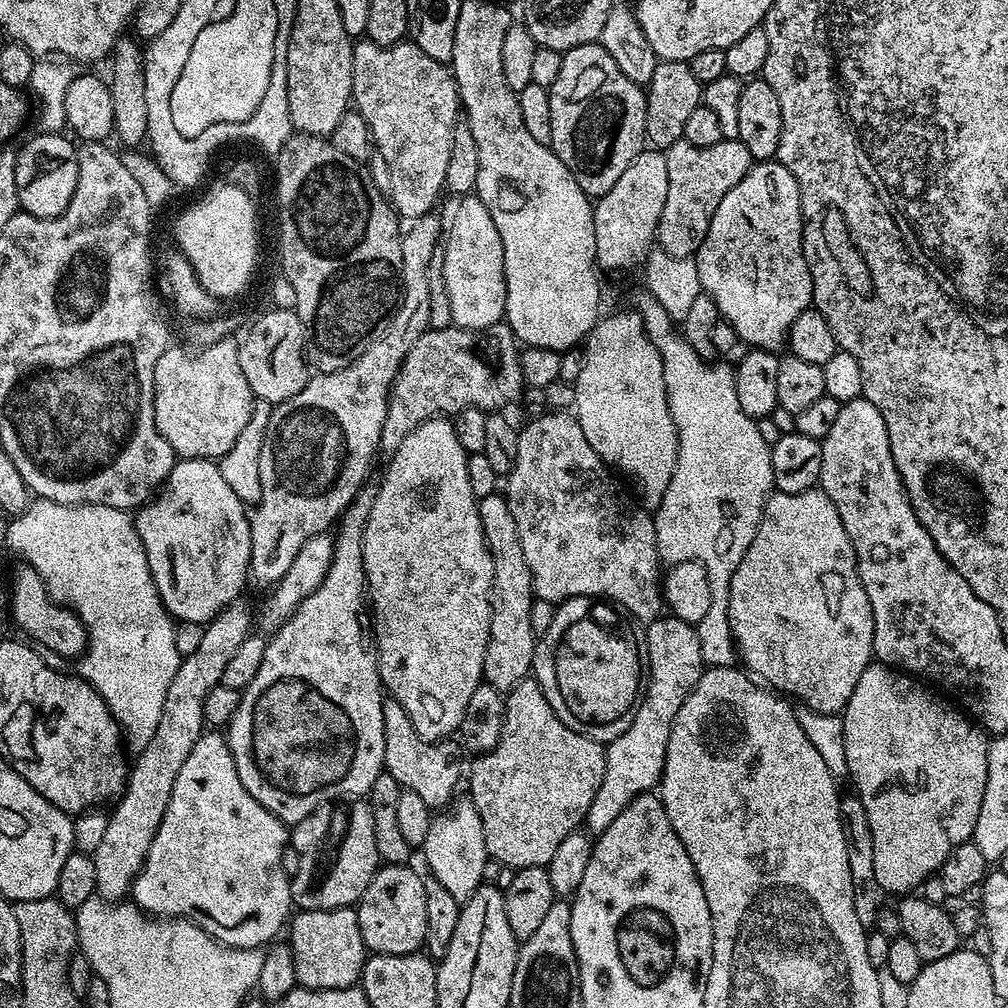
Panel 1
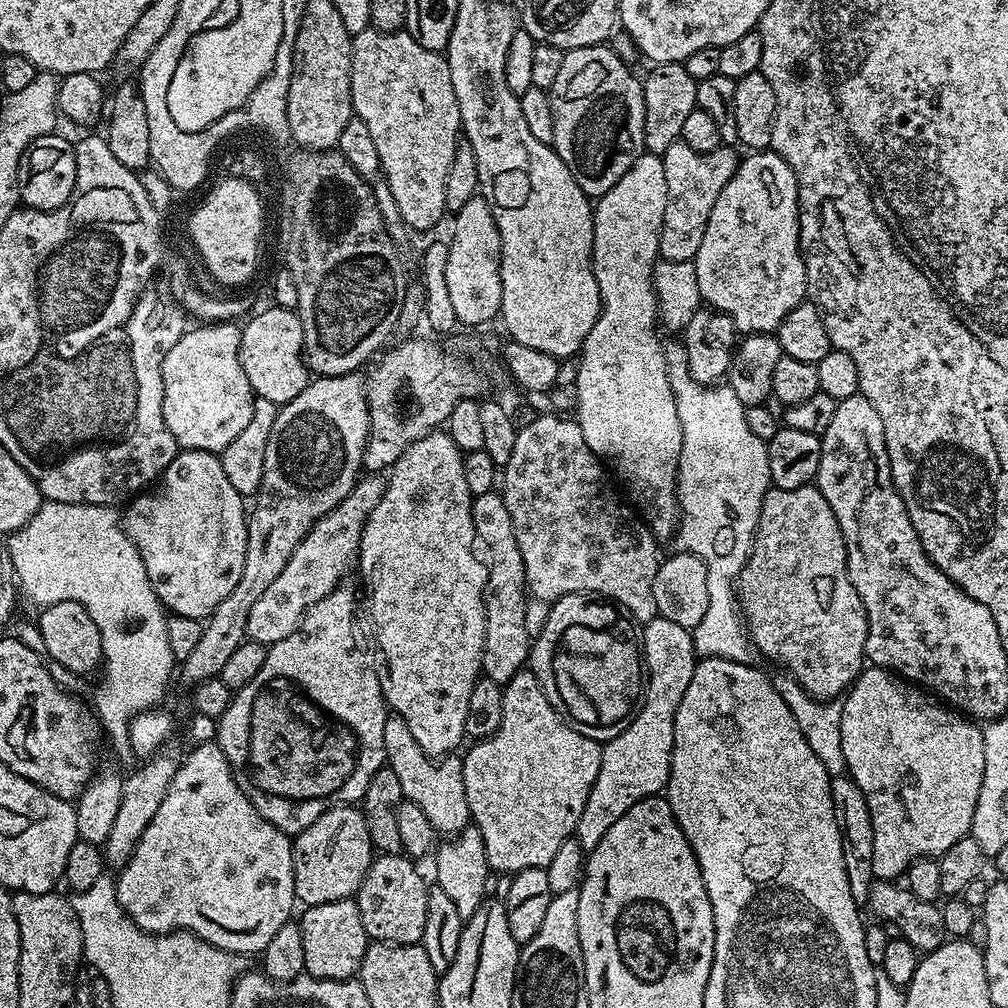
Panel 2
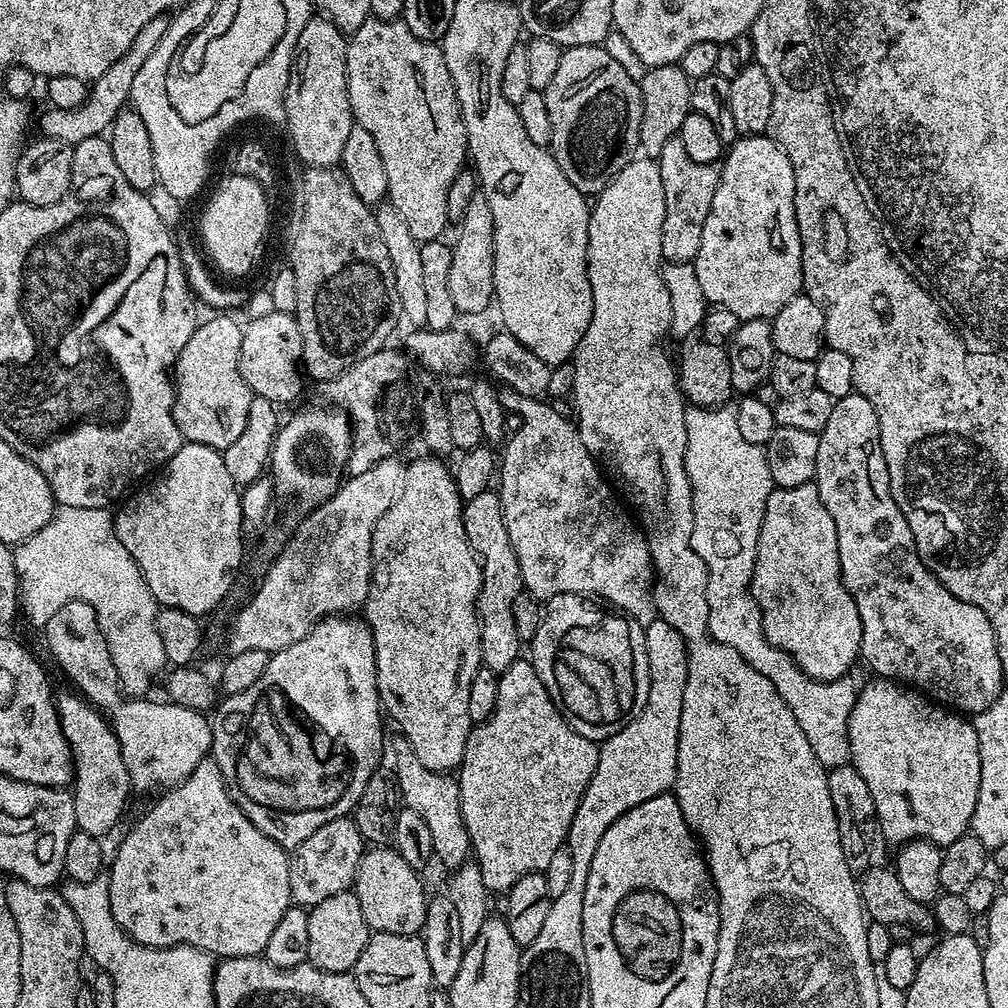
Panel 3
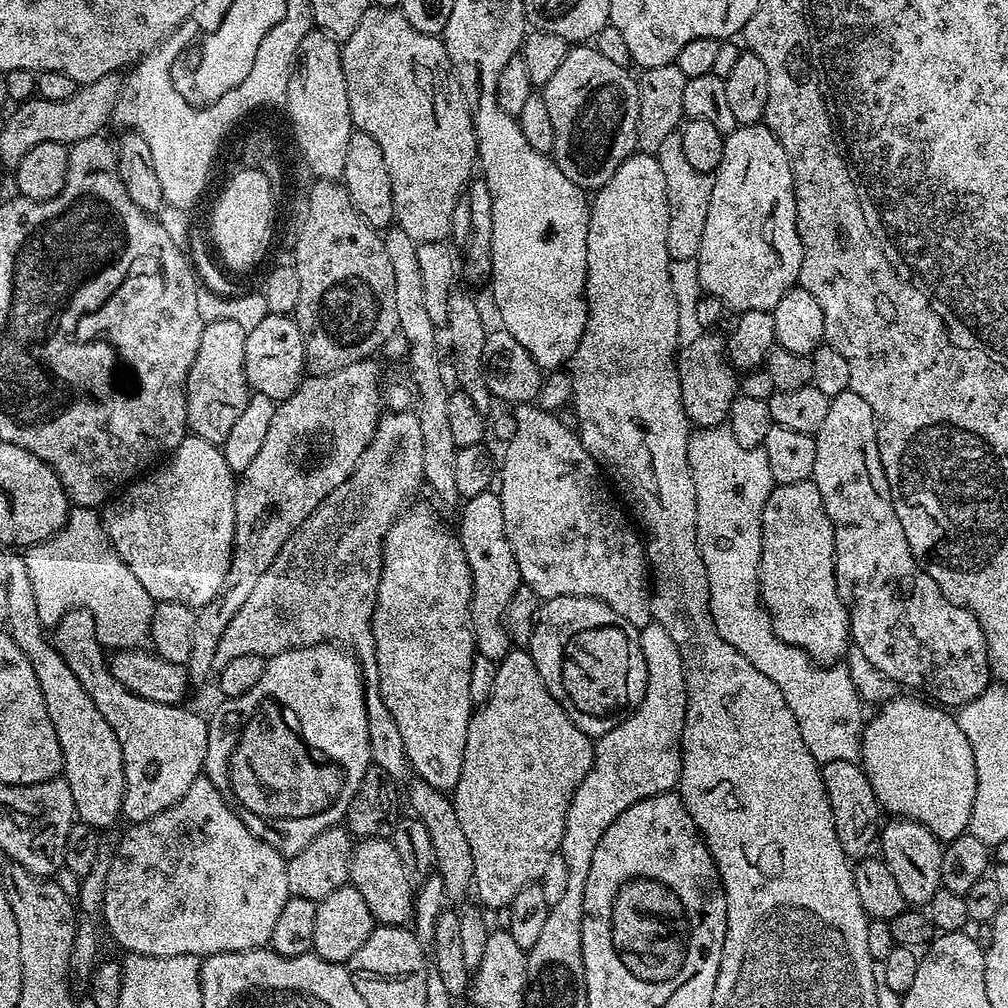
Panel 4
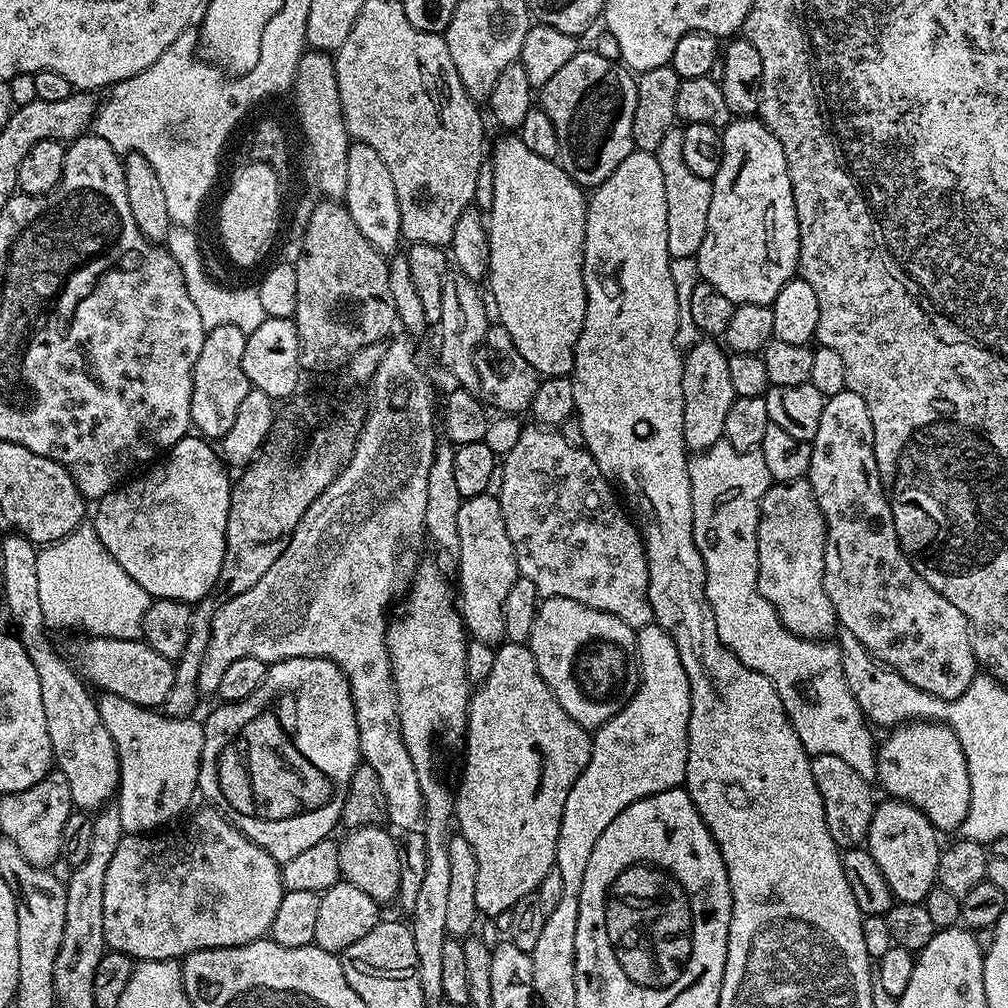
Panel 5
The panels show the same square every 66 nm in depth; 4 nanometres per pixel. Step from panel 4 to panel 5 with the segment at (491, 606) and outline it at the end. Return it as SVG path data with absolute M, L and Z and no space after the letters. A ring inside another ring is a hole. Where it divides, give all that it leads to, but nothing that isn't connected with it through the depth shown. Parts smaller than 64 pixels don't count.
M483 492L477 496L465 496L458 511L458 535L461 560L458 569L458 611L471 639L493 646L505 643L503 607L507 594L520 576L520 567L506 534L506 522L502 518L502 506L495 495Z

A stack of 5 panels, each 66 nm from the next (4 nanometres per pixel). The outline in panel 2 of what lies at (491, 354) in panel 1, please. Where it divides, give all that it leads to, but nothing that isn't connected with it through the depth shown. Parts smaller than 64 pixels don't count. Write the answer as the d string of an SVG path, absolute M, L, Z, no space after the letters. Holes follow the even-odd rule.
M404 340L397 348L390 348L375 361L376 369L366 380L369 438L364 447L363 471L368 474L387 473L411 444L447 422L458 402L483 397L490 388L483 367L447 352L432 340Z

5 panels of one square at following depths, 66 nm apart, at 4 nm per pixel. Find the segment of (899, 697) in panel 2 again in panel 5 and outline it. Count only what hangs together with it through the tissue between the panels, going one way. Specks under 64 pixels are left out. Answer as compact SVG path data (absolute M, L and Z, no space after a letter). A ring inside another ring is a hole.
M909 720L907 724L895 725L887 733L888 736L878 744L876 754L876 780L885 788L887 795L894 800L905 800L912 804L941 833L959 829L970 810L970 770L966 766L966 754L962 750L962 742L954 734L954 730L943 722L931 720Z

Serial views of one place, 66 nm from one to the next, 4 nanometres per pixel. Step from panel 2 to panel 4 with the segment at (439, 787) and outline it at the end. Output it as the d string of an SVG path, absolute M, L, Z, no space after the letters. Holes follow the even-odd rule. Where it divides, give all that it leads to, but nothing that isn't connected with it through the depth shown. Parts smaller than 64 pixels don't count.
M419 778L413 779L413 784L408 788L408 800L412 803L415 819L421 820L430 830L430 842L434 846L435 871L444 883L444 894L449 901L460 900L464 895L469 895L473 887L474 854L470 854L470 841L466 834L462 834L462 826L458 826L458 814L452 805L449 793L434 790Z

